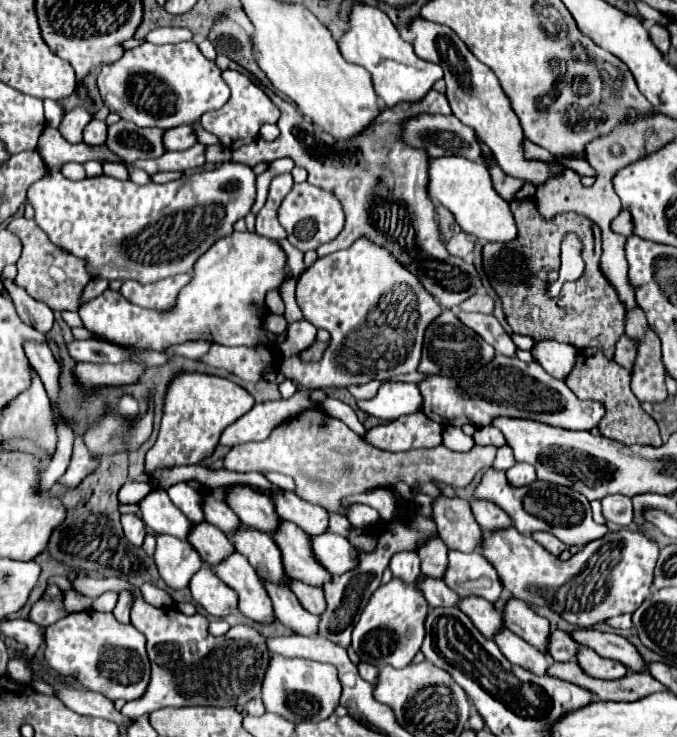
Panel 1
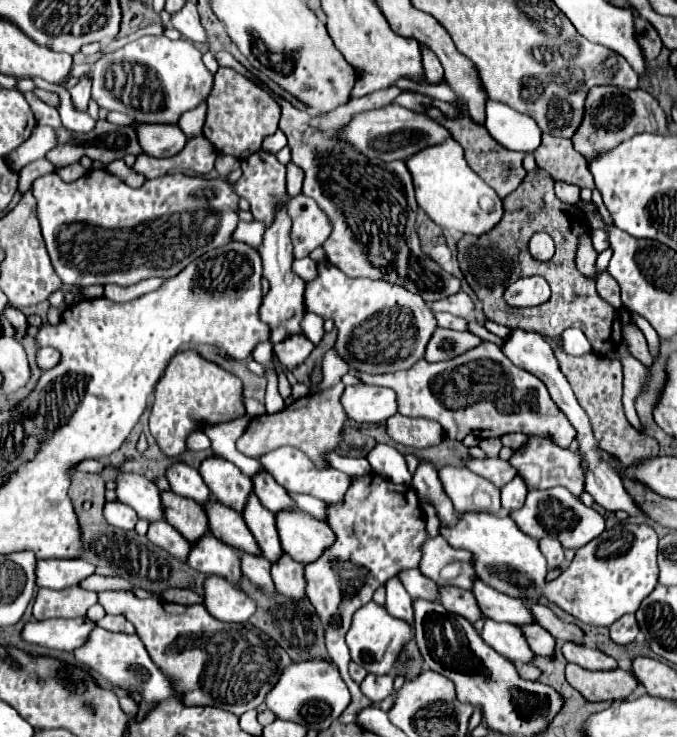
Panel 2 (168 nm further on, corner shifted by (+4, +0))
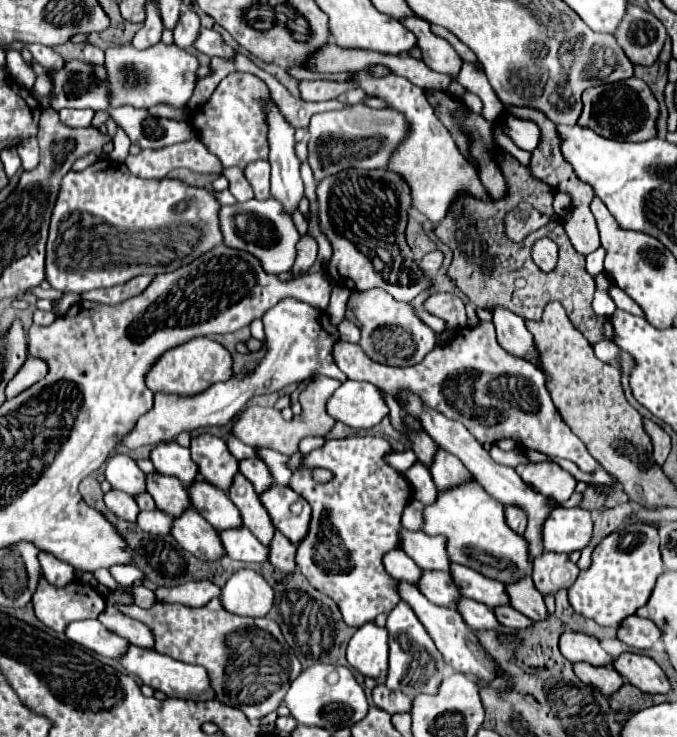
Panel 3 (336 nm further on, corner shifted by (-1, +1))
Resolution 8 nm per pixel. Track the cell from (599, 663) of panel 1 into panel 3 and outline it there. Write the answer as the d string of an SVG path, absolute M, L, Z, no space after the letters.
M564 630L560 636L560 648L562 656L570 662L590 662L592 666L612 664L612 656L606 650L602 650L600 642L594 636Z

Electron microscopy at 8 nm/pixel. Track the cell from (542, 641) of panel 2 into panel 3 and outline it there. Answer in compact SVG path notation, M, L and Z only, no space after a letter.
M496 606L496 608L492 608L492 612L494 612L494 616L498 618L498 622L502 626L508 626L508 628L530 626L530 618L526 618L524 614L520 614L512 606Z

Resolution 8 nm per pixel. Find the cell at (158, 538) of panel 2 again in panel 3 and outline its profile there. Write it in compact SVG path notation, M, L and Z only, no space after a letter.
M158 508L156 510L140 510L138 520L136 520L136 524L142 530L154 532L154 534L170 534L170 522L172 522L172 518Z

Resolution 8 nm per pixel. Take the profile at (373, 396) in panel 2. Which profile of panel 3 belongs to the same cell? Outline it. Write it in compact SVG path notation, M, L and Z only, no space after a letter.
M346 380L328 398L326 412L350 428L372 428L388 416L388 406L374 384Z

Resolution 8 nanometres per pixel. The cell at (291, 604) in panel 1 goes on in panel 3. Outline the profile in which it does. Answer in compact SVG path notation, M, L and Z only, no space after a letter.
M246 526L228 528L218 534L220 534L222 546L230 558L242 560L242 562L264 562L266 560L268 548L262 546L262 542L258 542L258 538L254 538L254 534L250 534L250 530L246 530Z

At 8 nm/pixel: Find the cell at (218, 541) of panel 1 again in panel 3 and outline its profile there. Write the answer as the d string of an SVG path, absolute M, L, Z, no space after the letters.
M158 472L146 474L146 492L154 498L156 506L170 516L178 516L190 508L188 492L184 484L178 482L178 478L170 478Z

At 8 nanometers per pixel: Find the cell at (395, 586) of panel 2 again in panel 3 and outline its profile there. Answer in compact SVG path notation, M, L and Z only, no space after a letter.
M400 602L388 616L388 646L390 646L390 658L388 658L388 678L386 678L386 688L390 690L400 690L408 696L416 694L436 694L438 686L444 678L444 658L434 646L432 638L424 630L424 626L418 622L416 614Z

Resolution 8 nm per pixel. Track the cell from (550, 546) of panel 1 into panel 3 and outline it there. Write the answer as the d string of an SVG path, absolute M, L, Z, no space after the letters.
M544 552L534 558L532 580L540 594L556 594L560 588L570 588L578 578L578 566L566 554Z

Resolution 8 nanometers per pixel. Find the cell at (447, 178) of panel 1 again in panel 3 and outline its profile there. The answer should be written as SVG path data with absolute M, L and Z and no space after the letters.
M360 70L360 72L354 72L352 80L346 80L346 82L300 80L300 84L298 84L300 98L302 100L312 100L312 102L330 100L330 94L342 94L342 92L352 90L352 88L360 88L368 96L384 100L388 104L388 108L400 112L408 120L410 130L408 130L406 138L392 152L390 162L388 162L388 170L402 176L402 180L412 190L412 206L416 210L420 210L432 224L442 222L442 218L446 216L446 210L450 208L450 202L454 202L456 194L462 192L462 190L468 190L468 192L472 192L474 196L478 196L482 200L490 198L486 188L482 186L482 182L478 178L478 170L460 154L452 134L436 118L432 106L426 102L424 90L410 84L406 78L396 76L396 74L376 78L368 70Z

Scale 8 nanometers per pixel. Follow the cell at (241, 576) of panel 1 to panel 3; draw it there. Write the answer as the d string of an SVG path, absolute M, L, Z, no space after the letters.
M188 508L178 518L174 518L170 534L184 550L192 552L196 558L212 560L224 554L218 532L194 508Z

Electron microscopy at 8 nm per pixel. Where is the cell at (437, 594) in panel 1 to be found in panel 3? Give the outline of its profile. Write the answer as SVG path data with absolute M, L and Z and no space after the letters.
M400 548L390 550L384 554L382 558L386 572L396 578L396 580L406 580L406 582L416 582L422 574L422 570L418 570L418 566L414 566L412 558L406 558L406 554L402 554Z

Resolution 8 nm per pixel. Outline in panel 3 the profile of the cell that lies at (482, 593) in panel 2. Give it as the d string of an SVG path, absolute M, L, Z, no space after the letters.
M450 564L450 576L462 596L478 600L488 608L510 604L510 600L506 598L504 584L498 580L486 578L484 574L462 564Z

